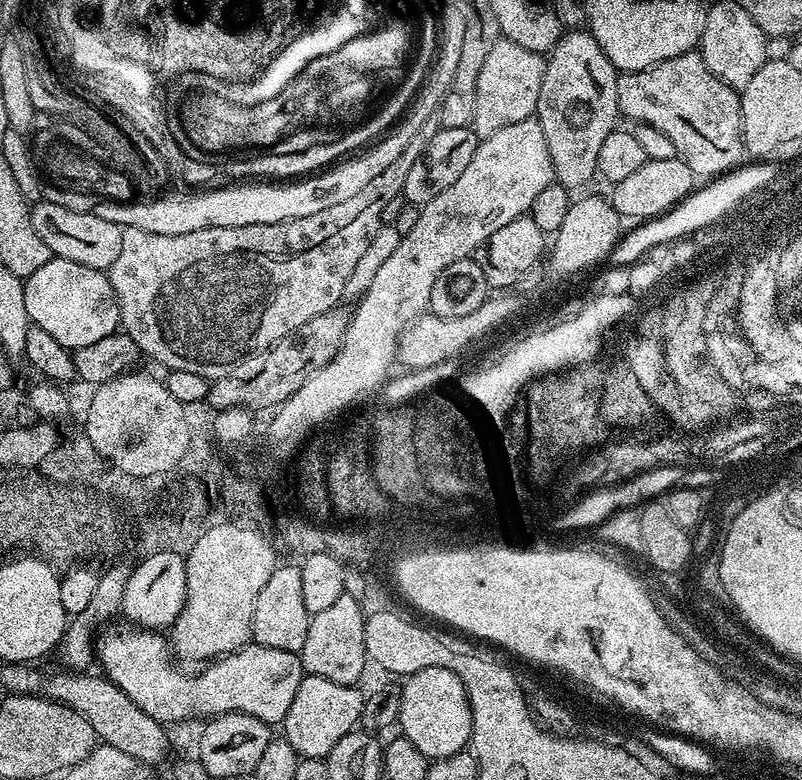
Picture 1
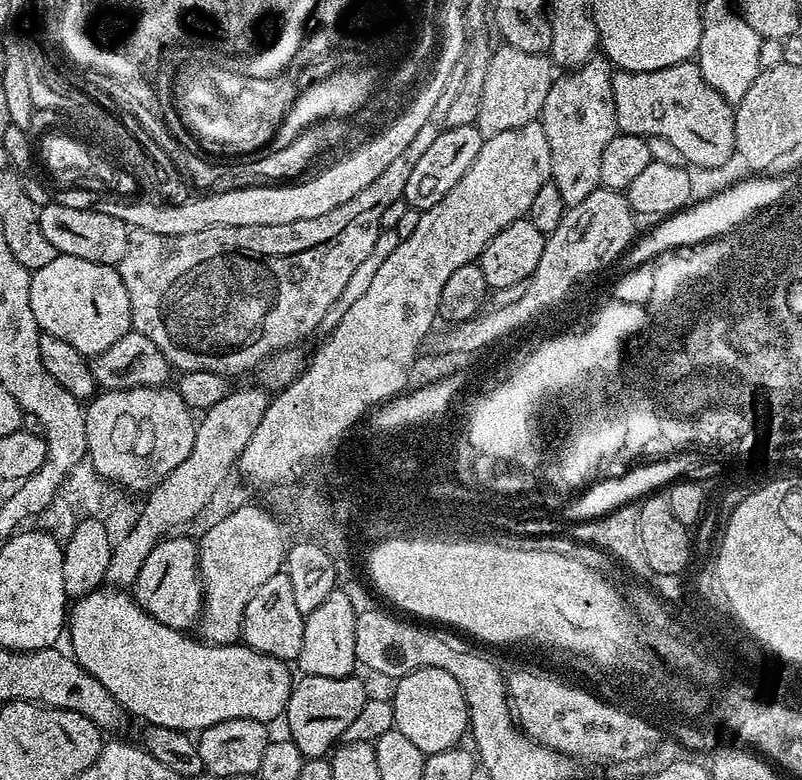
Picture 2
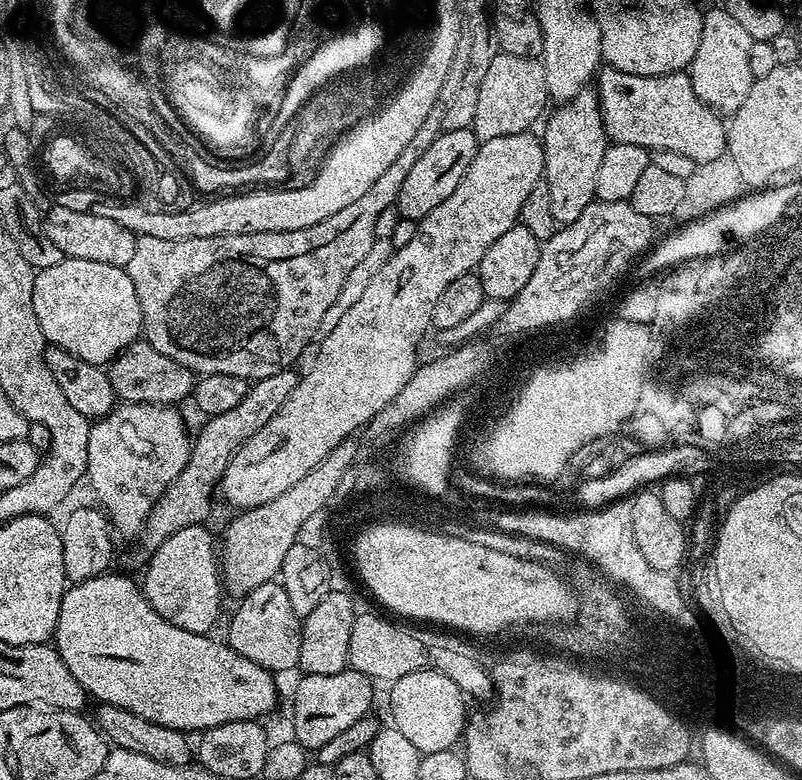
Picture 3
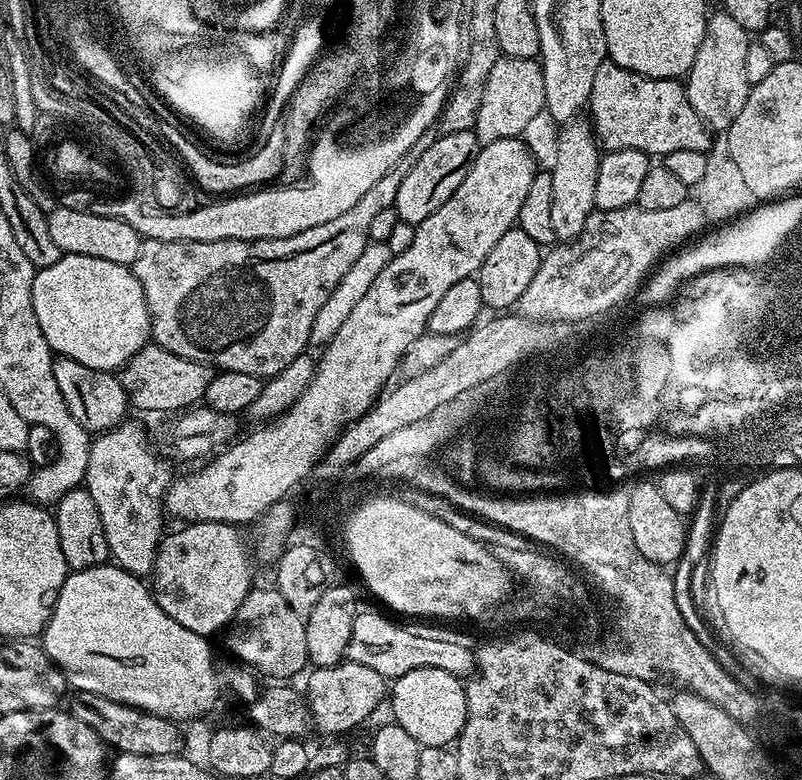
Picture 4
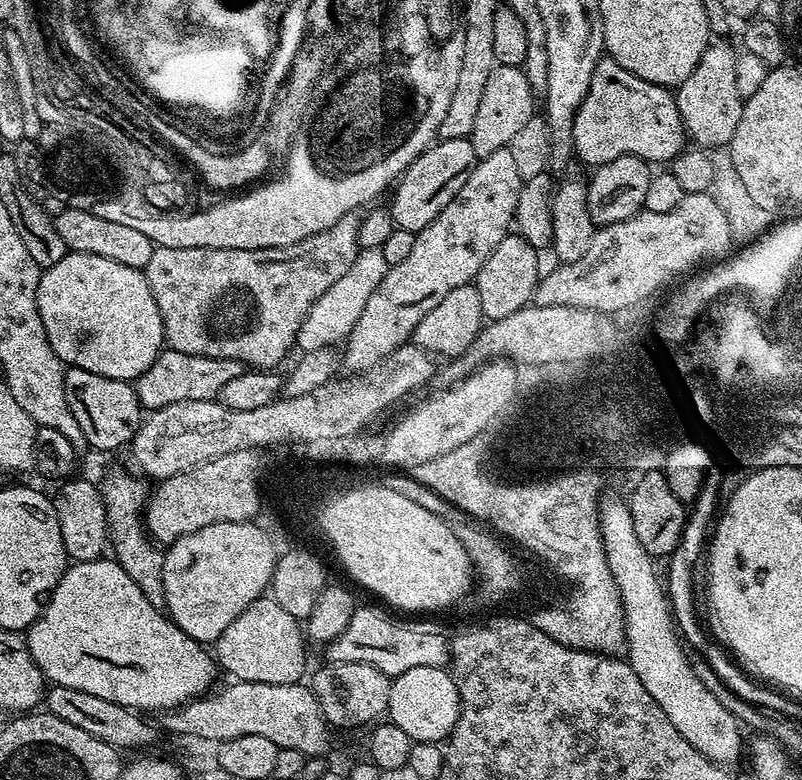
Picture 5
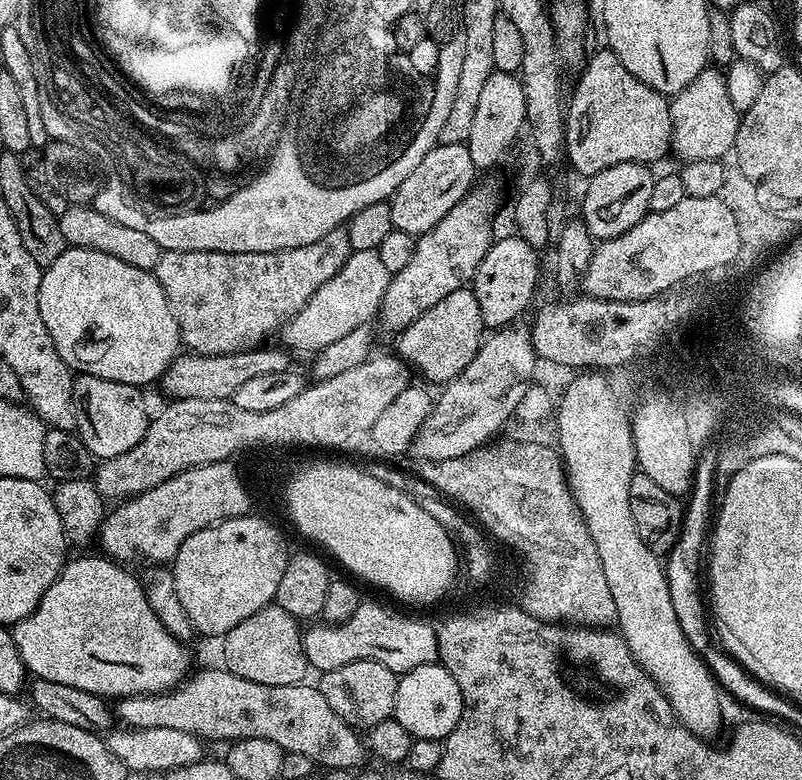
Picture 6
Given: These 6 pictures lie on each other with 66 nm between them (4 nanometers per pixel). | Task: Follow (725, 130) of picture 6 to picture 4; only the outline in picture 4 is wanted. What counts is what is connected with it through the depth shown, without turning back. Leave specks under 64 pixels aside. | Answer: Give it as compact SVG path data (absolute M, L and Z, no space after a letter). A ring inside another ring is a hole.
M723 10L713 11L706 22L702 46L694 54L694 62L686 77L688 101L698 114L698 118L708 125L709 129L727 130L738 118L742 106L746 106L749 82L746 78L746 50L750 43L750 33L730 14Z

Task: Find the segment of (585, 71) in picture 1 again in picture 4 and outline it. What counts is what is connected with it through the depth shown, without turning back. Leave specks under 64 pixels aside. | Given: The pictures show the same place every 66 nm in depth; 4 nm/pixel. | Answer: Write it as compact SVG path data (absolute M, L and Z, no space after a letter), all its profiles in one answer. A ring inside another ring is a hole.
M587 119L569 120L559 131L556 136L556 157L550 165L554 182L551 215L557 241L571 242L582 235L582 226L586 226L586 218L590 218L590 214L596 208L594 186L598 182L602 149Z

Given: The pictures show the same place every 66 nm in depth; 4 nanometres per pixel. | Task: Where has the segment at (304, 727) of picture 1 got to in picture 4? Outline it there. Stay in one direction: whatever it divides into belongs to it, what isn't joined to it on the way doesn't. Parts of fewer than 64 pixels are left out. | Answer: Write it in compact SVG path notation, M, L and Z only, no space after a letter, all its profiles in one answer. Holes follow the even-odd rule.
M341 662L325 668L313 667L307 676L306 703L310 724L315 731L317 728L320 732L344 734L340 732L348 732L351 728L358 727L363 720L370 719L375 714L380 699L383 696L385 699L386 696L386 677L378 674L378 670L370 670L370 666Z

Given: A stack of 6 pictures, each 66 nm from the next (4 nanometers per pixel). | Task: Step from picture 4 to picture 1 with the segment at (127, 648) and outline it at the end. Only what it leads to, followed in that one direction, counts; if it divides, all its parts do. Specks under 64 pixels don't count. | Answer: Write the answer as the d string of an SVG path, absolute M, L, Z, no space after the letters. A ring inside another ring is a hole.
M124 626L128 628L112 628L109 627L107 630L109 632L101 631L99 633L98 639L94 644L94 652L98 657L98 664L100 660L100 664L102 667L103 675L107 676L109 680L114 681L120 687L120 689L126 693L130 697L132 701L134 701L142 710L146 712L146 714L150 715L150 717L157 720L158 723L165 726L172 726L172 724L180 724L183 720L192 720L195 716L204 716L203 718L211 718L213 716L220 716L223 712L241 712L242 714L250 714L254 718L258 718L262 722L266 722L269 726L279 725L286 718L286 710L290 710L290 702L294 702L294 693L298 691L298 686L304 681L305 671L304 671L304 663L300 661L299 655L297 653L291 652L290 650L274 650L270 646L262 646L261 644L252 642L247 646L240 649L238 652L232 652L229 656L219 657L211 663L207 665L208 668L205 672L183 672L182 669L179 668L181 665L177 663L174 659L174 653L170 647L169 641L167 639L164 640L159 631L149 630L146 628L137 628L135 626Z

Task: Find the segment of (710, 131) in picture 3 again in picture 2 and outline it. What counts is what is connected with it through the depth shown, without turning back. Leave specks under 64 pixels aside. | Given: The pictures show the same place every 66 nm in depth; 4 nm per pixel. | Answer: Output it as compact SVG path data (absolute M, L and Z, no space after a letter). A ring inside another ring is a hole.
M699 63L666 66L653 72L613 71L614 114L620 132L635 136L661 136L682 153L691 167L722 166L736 148L736 114L714 86L702 78Z

